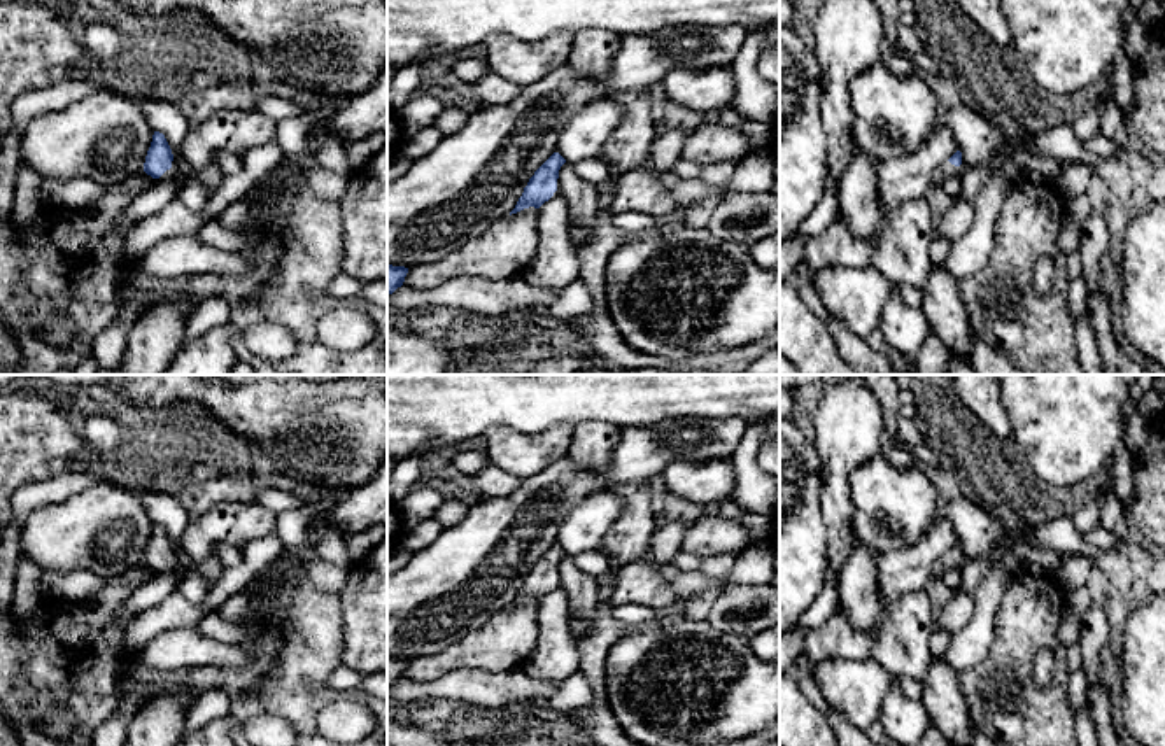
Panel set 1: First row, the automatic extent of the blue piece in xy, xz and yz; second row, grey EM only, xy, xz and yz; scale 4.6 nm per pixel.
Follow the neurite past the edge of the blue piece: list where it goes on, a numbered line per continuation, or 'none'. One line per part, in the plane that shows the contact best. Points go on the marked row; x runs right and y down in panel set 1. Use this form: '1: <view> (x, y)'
1: yz (946, 168)

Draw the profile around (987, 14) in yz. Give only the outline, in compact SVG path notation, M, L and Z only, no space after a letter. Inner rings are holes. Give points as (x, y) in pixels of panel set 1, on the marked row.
M957 0L957 4L999 46L1011 46L1011 32L1000 0Z

